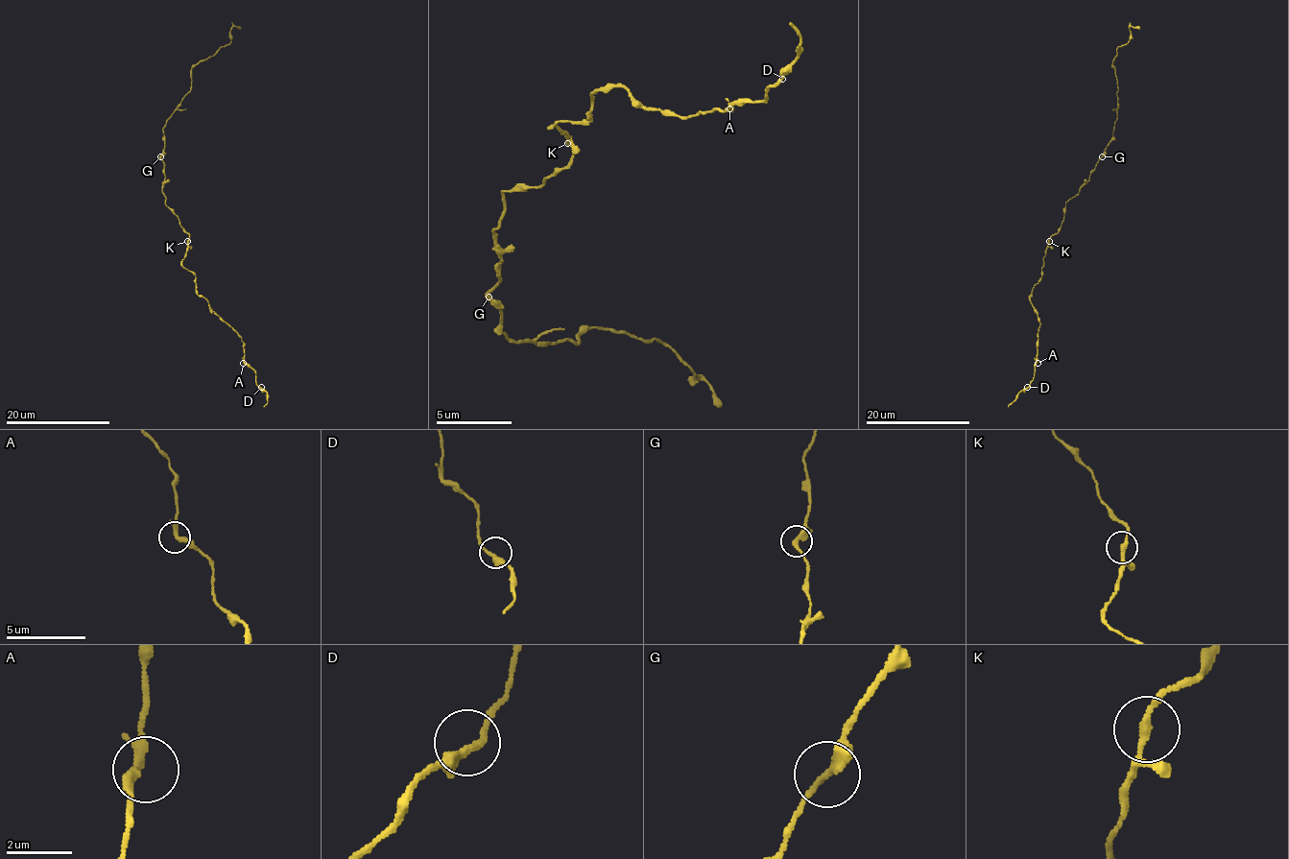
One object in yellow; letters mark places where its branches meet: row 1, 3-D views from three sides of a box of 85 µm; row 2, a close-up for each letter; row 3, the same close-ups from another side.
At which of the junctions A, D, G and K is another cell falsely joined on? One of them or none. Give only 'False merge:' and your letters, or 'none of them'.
False merge: none of them

